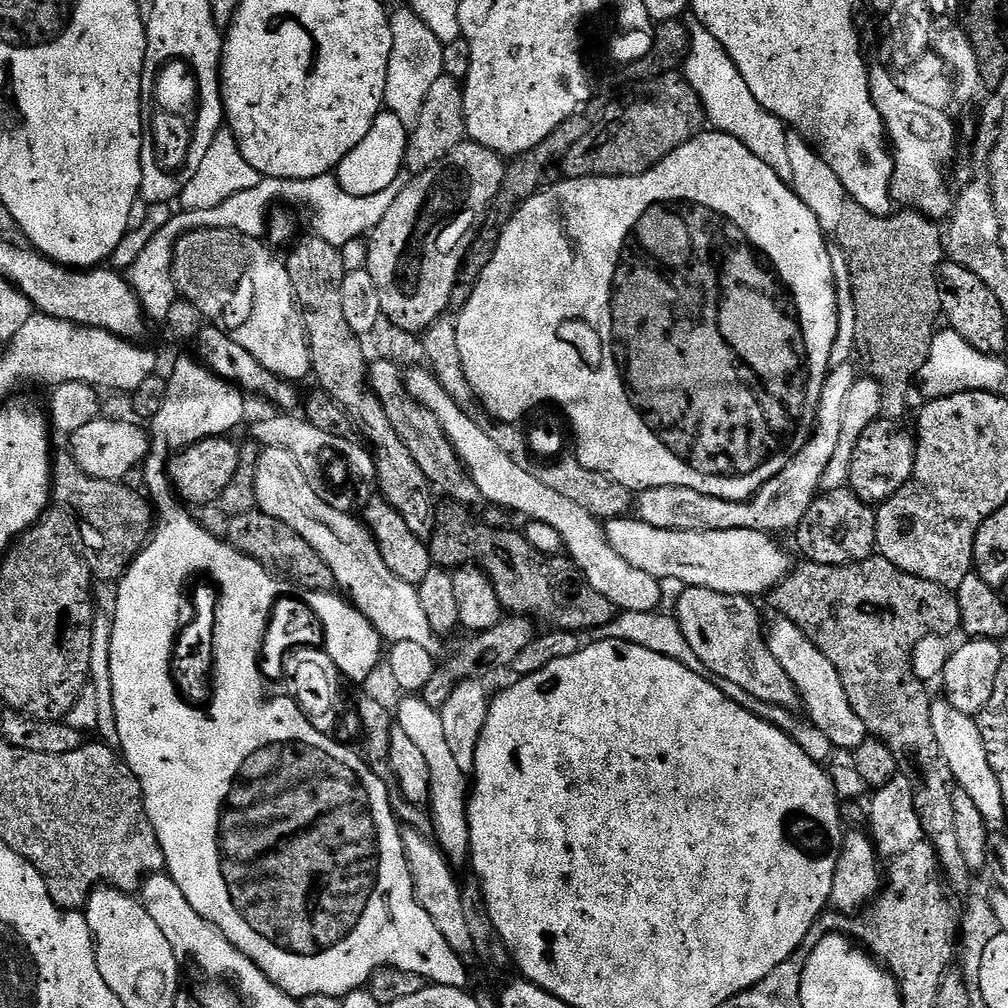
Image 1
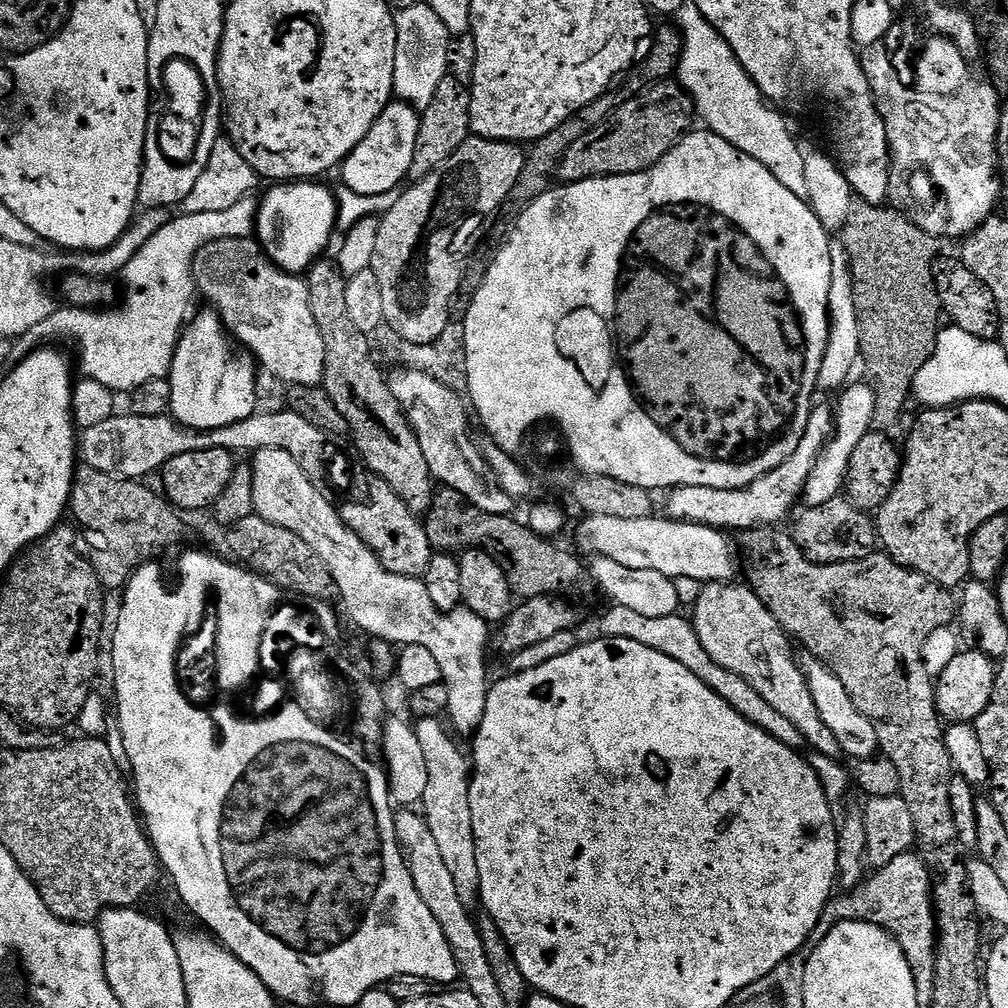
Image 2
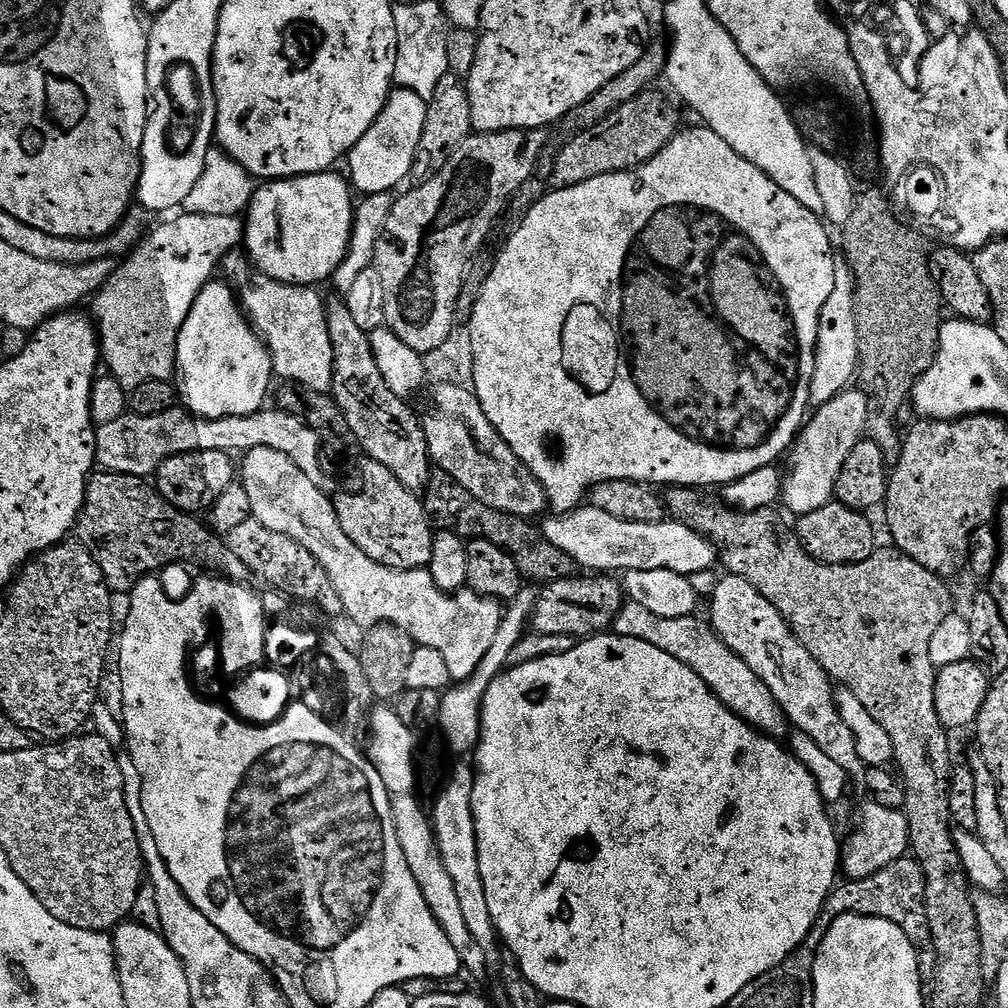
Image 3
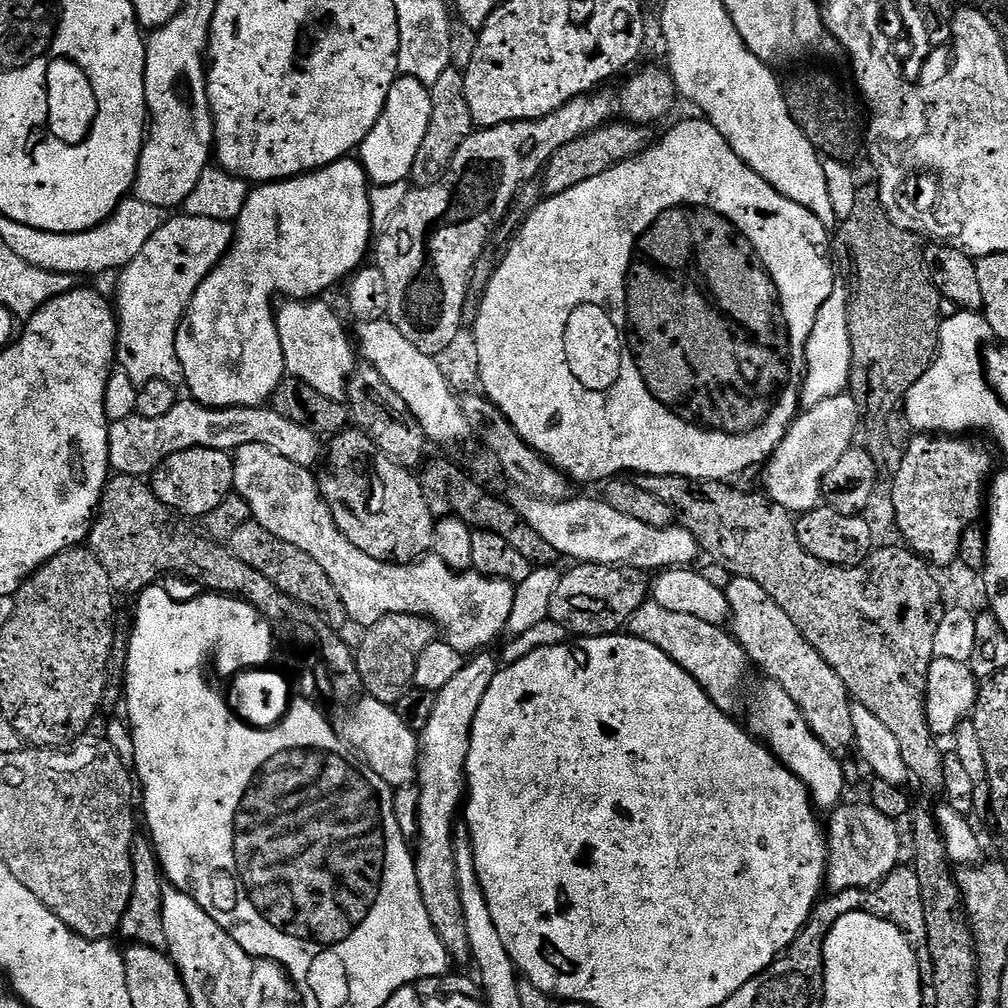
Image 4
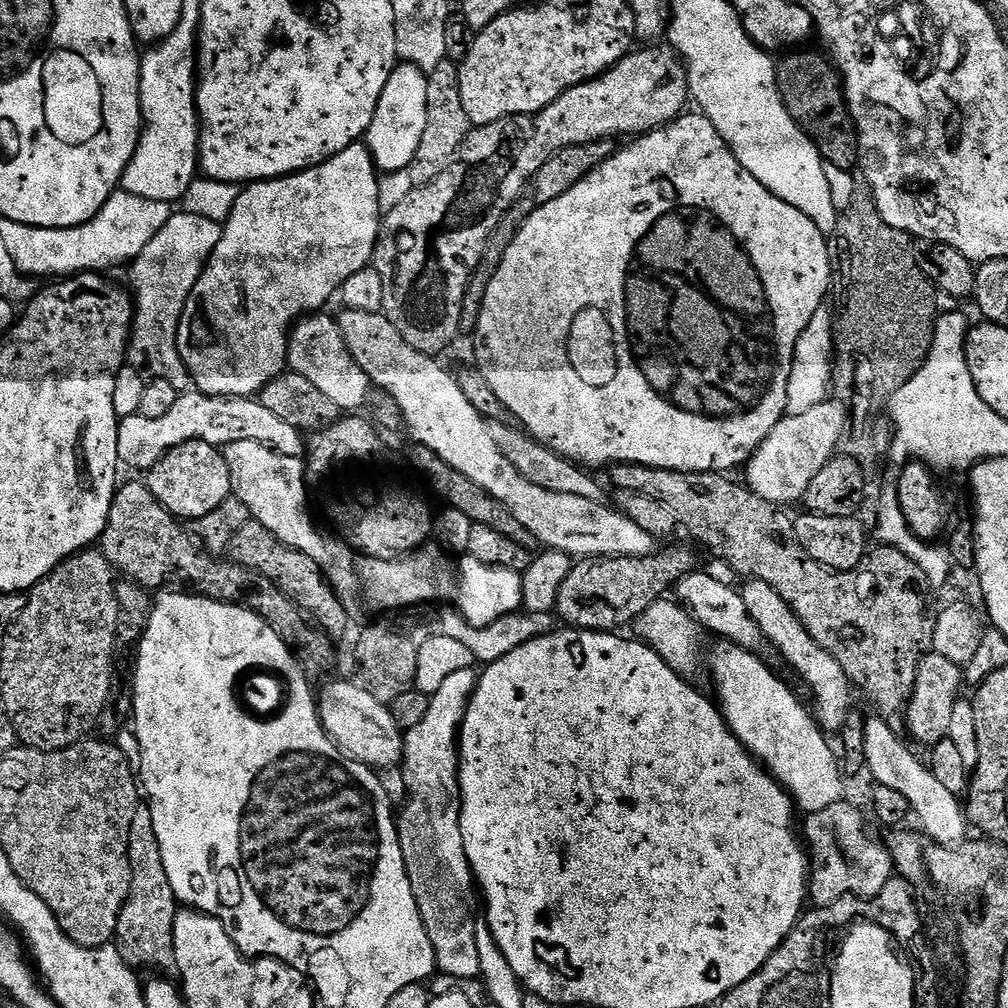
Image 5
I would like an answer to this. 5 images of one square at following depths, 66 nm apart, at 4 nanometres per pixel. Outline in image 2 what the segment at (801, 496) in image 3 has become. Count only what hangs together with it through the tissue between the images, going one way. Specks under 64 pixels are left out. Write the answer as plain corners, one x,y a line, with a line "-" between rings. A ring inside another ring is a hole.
866,382
854,383
849,383
839,393
840,405
835,405
834,408
834,431
828,437
824,449
820,451
820,457
804,487
802,500
807,507
822,506
822,502
830,502
830,498
839,496
845,491
844,480
848,477
850,458
854,455
858,442
862,442
862,438
866,438
866,434
873,431
876,401
874,390

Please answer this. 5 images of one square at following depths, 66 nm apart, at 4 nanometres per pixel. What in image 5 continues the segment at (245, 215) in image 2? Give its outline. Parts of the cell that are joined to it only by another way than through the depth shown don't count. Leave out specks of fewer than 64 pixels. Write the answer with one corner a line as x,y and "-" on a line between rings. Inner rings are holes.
177,211
166,226
154,236
130,265
131,291
134,293
134,319
132,339
128,341
127,359
131,367
147,370
157,380
170,382
181,394
189,391
188,367
182,362
178,350
178,330
186,302
194,290
208,259
216,252
224,233
221,222
198,218
198,214

